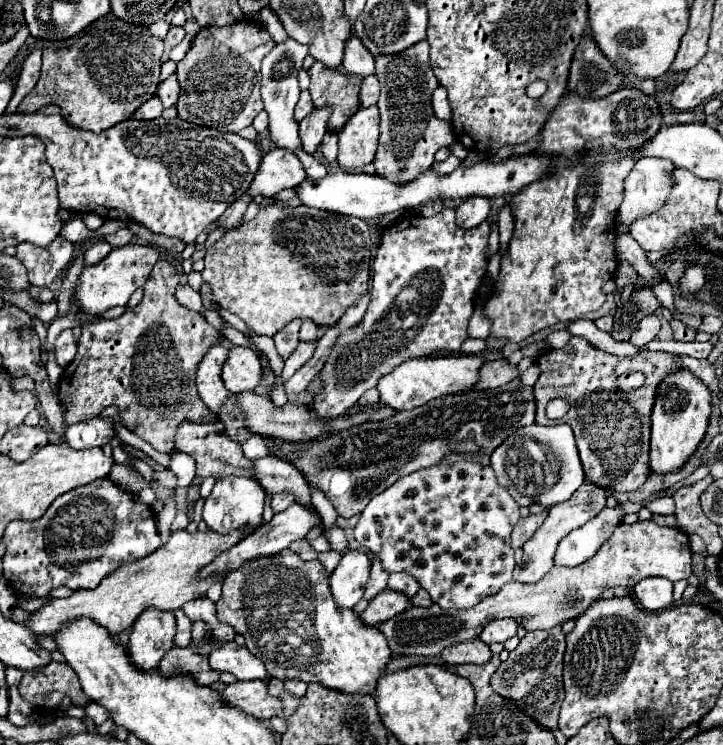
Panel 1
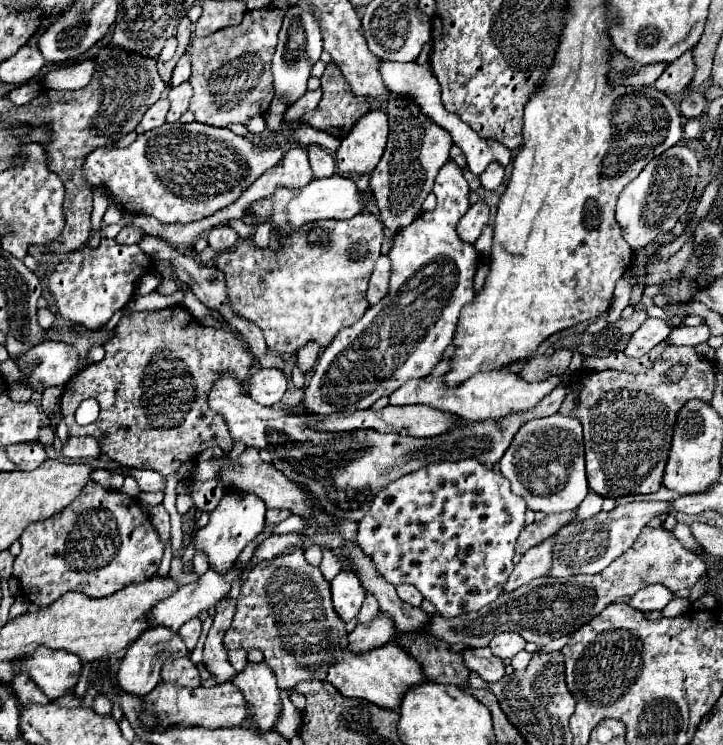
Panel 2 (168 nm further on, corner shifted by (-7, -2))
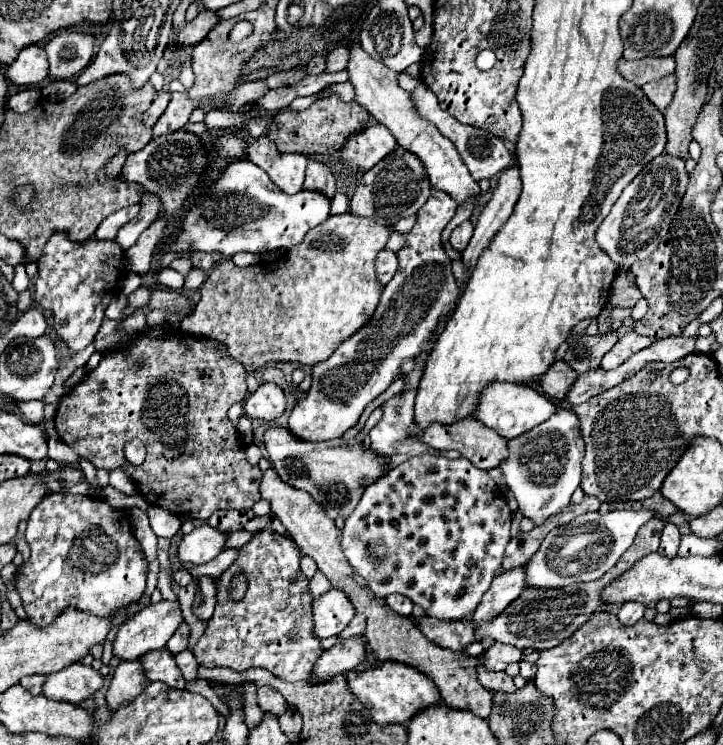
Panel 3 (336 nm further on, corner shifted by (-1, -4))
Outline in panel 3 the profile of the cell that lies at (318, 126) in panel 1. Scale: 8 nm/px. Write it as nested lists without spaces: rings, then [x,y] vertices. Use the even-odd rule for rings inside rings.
[[[309,159],[303,189],[321,191],[323,195],[329,195],[329,199],[333,199],[333,195],[335,195],[335,177],[333,177],[331,169],[325,167],[323,163],[315,161],[315,159]]]

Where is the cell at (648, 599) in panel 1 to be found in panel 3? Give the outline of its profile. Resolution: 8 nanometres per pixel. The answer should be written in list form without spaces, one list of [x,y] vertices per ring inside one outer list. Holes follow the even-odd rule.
[[[625,603],[619,609],[617,617],[619,617],[619,621],[623,625],[635,625],[643,617],[643,613],[645,613],[645,605],[641,605],[641,603]]]

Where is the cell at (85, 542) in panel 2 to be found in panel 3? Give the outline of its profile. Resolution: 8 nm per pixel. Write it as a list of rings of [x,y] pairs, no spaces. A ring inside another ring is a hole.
[[[49,493],[29,515],[25,537],[31,547],[31,557],[17,575],[17,591],[29,619],[35,625],[45,627],[53,623],[53,619],[57,619],[57,615],[69,607],[97,617],[111,617],[119,609],[139,601],[145,593],[147,559],[137,549],[131,519],[125,511],[111,509],[103,499],[89,495]]]

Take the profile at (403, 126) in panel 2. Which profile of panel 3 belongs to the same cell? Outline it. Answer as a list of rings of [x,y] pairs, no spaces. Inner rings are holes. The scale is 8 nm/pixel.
[[[397,147],[391,155],[387,155],[381,163],[377,163],[361,177],[361,183],[355,187],[355,193],[349,201],[349,213],[357,217],[369,217],[381,225],[393,227],[399,219],[415,215],[417,209],[429,199],[429,195],[431,187],[425,167],[413,153]]]

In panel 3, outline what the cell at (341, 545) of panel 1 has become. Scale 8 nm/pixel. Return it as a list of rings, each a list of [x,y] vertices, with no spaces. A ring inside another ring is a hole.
[[[421,617],[417,619],[417,627],[425,633],[427,639],[431,639],[433,643],[457,651],[457,649],[465,649],[467,645],[475,643],[475,631],[473,631],[473,623],[469,619],[465,621],[439,621],[433,617]]]

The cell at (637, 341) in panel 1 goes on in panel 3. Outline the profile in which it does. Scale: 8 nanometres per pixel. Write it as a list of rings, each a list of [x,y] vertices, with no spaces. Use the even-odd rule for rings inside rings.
[[[635,331],[625,333],[625,335],[615,343],[615,347],[605,353],[605,357],[601,359],[601,369],[607,371],[607,369],[613,369],[613,367],[619,367],[619,365],[621,365],[623,361],[627,361],[633,353],[649,347],[651,343],[653,343],[653,339],[641,337],[641,335],[637,335]]]

